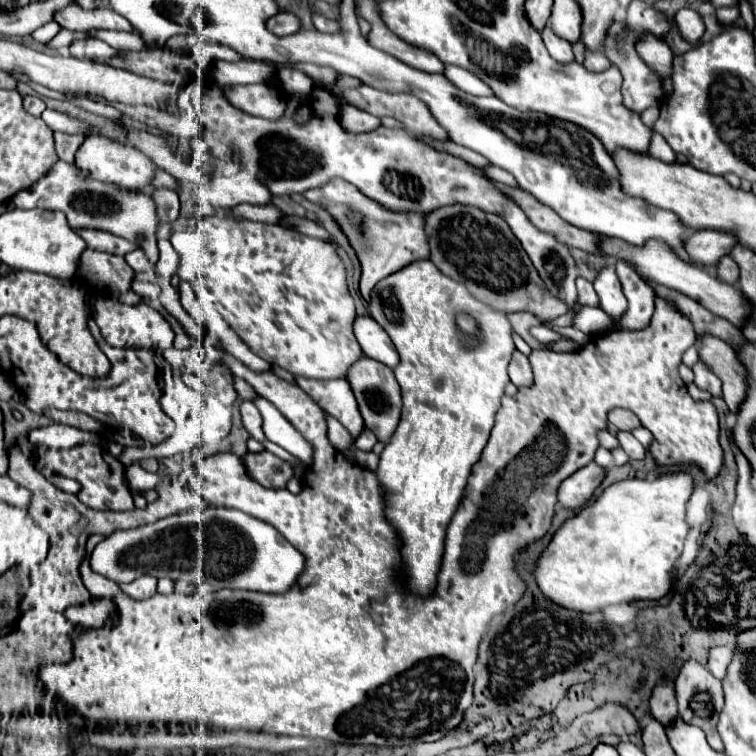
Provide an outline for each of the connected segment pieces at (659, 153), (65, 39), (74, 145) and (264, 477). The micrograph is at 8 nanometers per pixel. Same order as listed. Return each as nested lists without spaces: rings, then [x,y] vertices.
[[[653,130],[653,138],[649,144],[649,154],[663,160],[663,162],[675,162],[675,152],[671,150],[669,144],[665,144],[665,138]]]
[[[62,29],[55,38],[46,44],[50,49],[63,49],[69,47],[74,40],[85,40],[91,36],[86,32],[73,32],[67,29]]]
[[[55,132],[55,148],[57,148],[57,156],[59,156],[61,160],[75,162],[75,152],[79,150],[79,146],[81,146],[83,140],[85,140],[85,136],[81,136],[81,134]]]
[[[267,450],[257,452],[257,454],[245,454],[243,462],[247,470],[251,472],[251,476],[255,476],[255,480],[259,480],[259,484],[263,486],[285,488],[287,480],[293,476],[291,464],[287,464],[285,460],[277,458],[275,454]]]

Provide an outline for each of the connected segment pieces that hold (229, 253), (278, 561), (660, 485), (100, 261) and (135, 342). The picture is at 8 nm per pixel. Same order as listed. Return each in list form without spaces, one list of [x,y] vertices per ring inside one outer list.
[[[215,214],[215,216],[207,216],[203,218],[203,226],[201,226],[201,232],[205,236],[205,244],[211,252],[211,264],[205,268],[205,274],[203,278],[197,278],[195,282],[195,294],[201,302],[207,302],[211,304],[221,316],[223,320],[239,334],[239,338],[257,354],[261,356],[263,360],[267,360],[269,364],[273,366],[279,366],[279,368],[285,368],[289,370],[293,376],[303,376],[303,378],[315,378],[315,380],[331,380],[331,378],[343,378],[349,370],[351,364],[355,364],[361,356],[363,356],[363,350],[361,346],[357,344],[357,338],[353,334],[353,320],[357,318],[357,312],[355,312],[355,300],[349,292],[349,286],[347,286],[347,270],[345,270],[345,264],[343,260],[339,258],[337,250],[333,244],[329,242],[323,242],[323,240],[317,240],[317,238],[311,238],[311,236],[305,236],[297,230],[291,230],[291,228],[285,228],[281,224],[263,224],[263,222],[253,222],[253,220],[247,220],[247,218],[229,218],[229,216],[223,216],[223,214]]]
[[[189,508],[185,512],[161,518],[153,524],[143,524],[139,528],[117,530],[111,536],[103,538],[95,550],[91,552],[91,568],[93,572],[107,576],[109,580],[121,584],[131,582],[139,576],[155,576],[155,578],[189,578],[195,582],[197,578],[205,580],[215,588],[251,588],[257,592],[285,592],[295,578],[305,568],[305,558],[267,522],[245,514],[235,508]]]
[[[667,474],[657,480],[621,480],[609,486],[593,504],[585,506],[573,518],[567,518],[553,534],[551,542],[535,560],[535,582],[543,598],[561,608],[575,612],[595,612],[609,604],[633,600],[659,600],[671,588],[673,562],[683,552],[683,542],[689,532],[685,522],[685,502],[693,492],[689,474]]]
[[[87,248],[81,256],[79,278],[87,282],[99,295],[117,299],[120,294],[131,289],[135,272],[125,262],[123,256],[113,256]]]
[[[99,298],[93,304],[93,318],[97,326],[101,328],[103,338],[115,346],[115,348],[151,348],[151,350],[165,350],[173,346],[173,330],[169,322],[151,306],[147,304],[137,304],[129,306],[117,300],[107,300]]]

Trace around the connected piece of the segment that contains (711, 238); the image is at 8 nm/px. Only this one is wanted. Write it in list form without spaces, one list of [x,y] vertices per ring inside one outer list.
[[[701,230],[701,232],[689,234],[683,246],[693,264],[711,268],[711,266],[717,266],[717,262],[731,252],[735,242],[737,240],[731,234],[717,232],[717,230]]]

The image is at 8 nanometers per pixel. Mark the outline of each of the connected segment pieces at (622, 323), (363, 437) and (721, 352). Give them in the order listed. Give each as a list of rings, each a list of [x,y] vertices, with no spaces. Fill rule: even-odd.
[[[617,264],[617,274],[623,284],[623,294],[629,302],[627,310],[619,318],[611,318],[609,330],[625,328],[625,330],[639,330],[645,328],[653,316],[653,300],[655,290],[627,264]]]
[[[365,426],[363,430],[361,430],[361,434],[359,434],[359,438],[357,438],[357,446],[361,448],[361,450],[371,450],[373,448],[373,444],[377,442],[377,438],[369,432],[369,428]]]
[[[701,334],[695,342],[699,360],[715,372],[715,376],[723,382],[723,400],[731,412],[737,412],[745,396],[745,368],[735,358],[733,348],[717,336]]]

